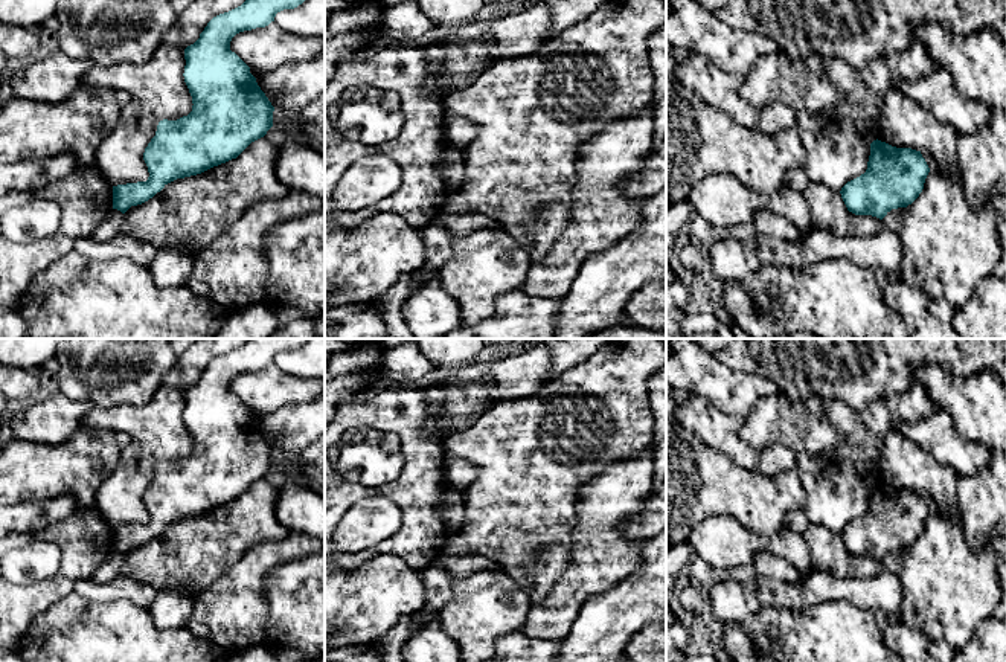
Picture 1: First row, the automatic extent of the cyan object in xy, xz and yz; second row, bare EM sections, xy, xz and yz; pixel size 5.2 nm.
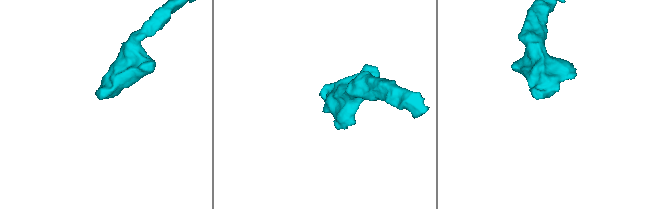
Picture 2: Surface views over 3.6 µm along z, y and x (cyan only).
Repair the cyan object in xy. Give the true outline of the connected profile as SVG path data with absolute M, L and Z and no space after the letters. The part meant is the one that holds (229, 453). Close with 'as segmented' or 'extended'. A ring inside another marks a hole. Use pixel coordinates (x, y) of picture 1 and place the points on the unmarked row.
M247 339L241 348L207 365L200 380L184 390L183 418L192 438L192 453L177 462L159 464L155 477L143 494L148 522L113 528L113 551L125 555L177 520L197 517L236 500L252 484L267 476L273 468L274 448L250 415L250 409L230 392L230 383L239 374L268 368L277 354L294 351L305 342L306 339Z; as segmented

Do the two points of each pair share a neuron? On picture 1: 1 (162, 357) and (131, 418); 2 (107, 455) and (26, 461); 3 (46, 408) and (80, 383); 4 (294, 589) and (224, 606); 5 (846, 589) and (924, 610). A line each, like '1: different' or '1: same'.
1: different
2: same
3: different
4: different
5: different

